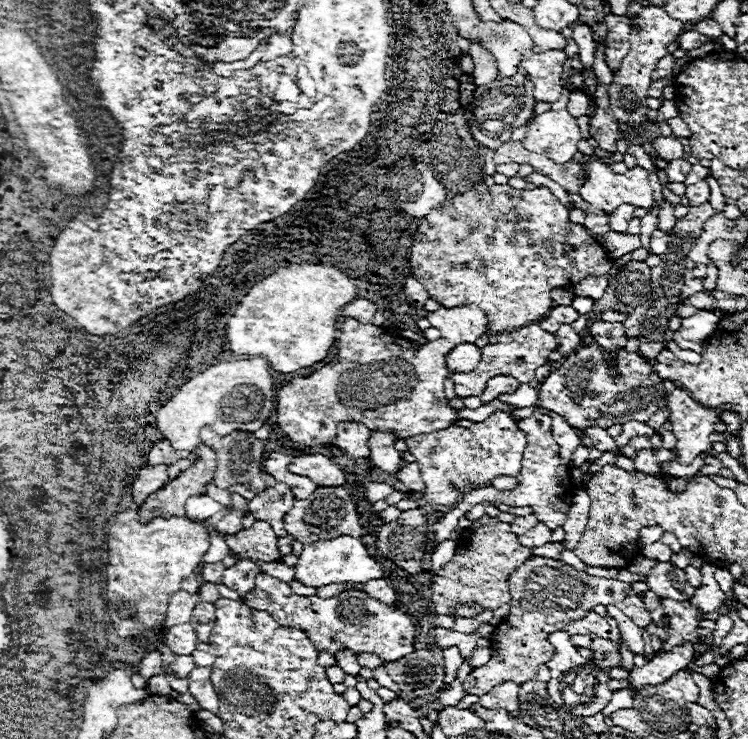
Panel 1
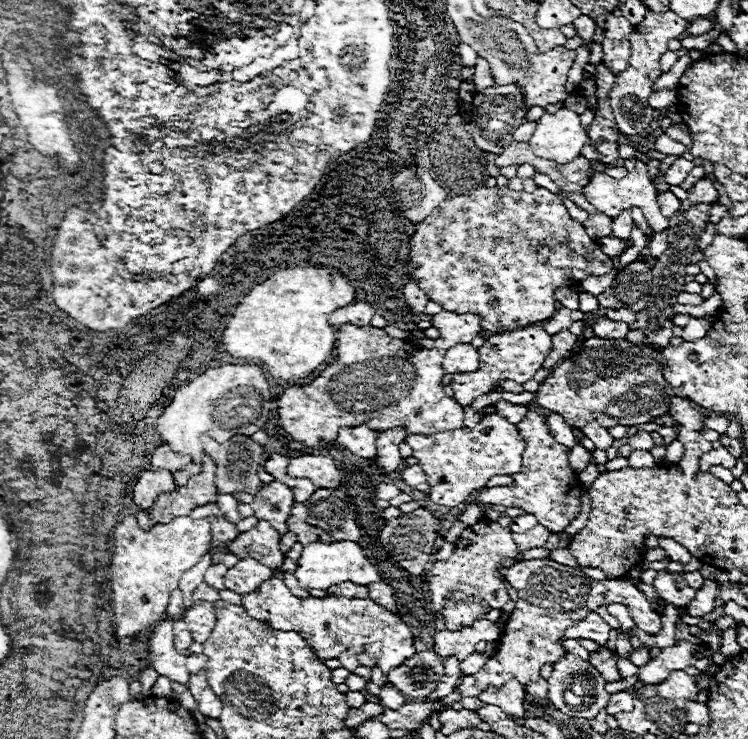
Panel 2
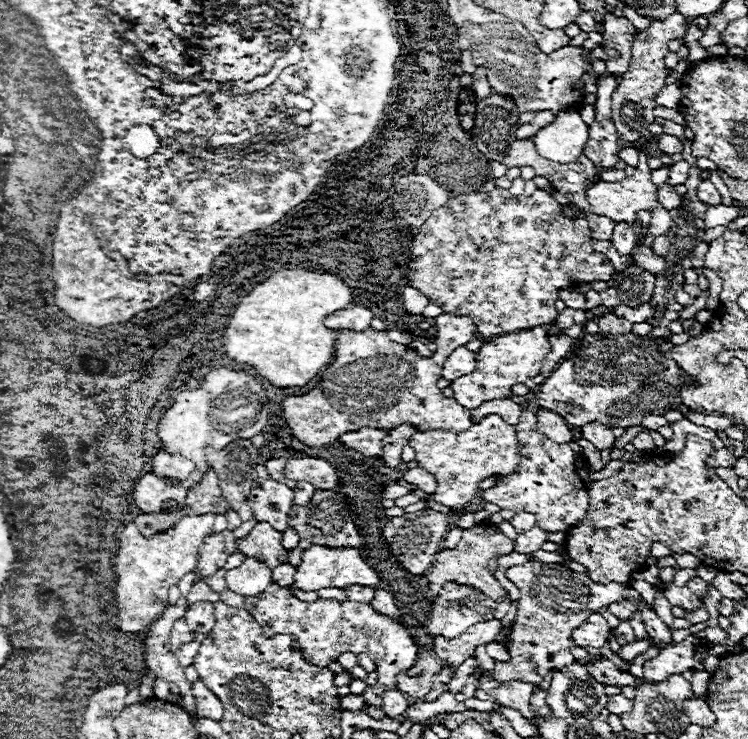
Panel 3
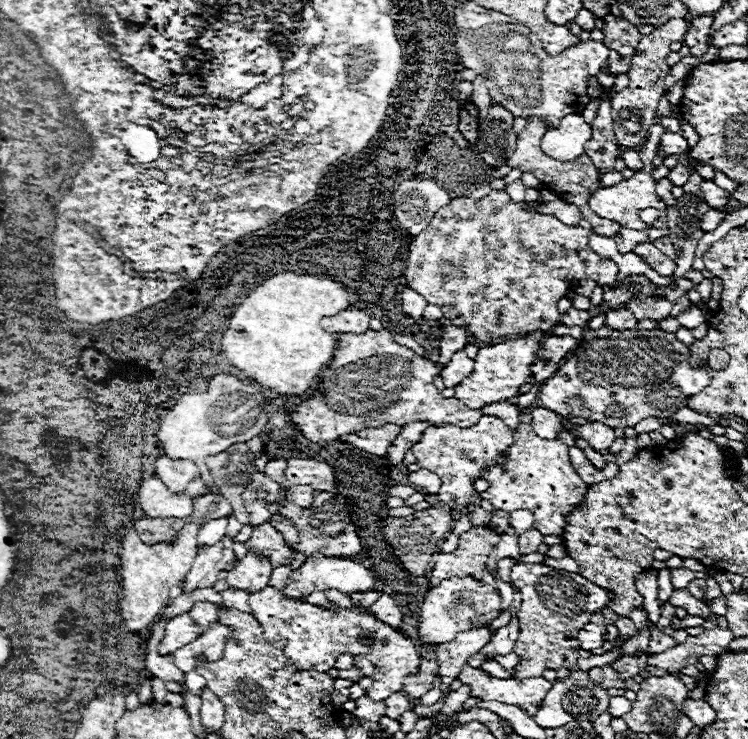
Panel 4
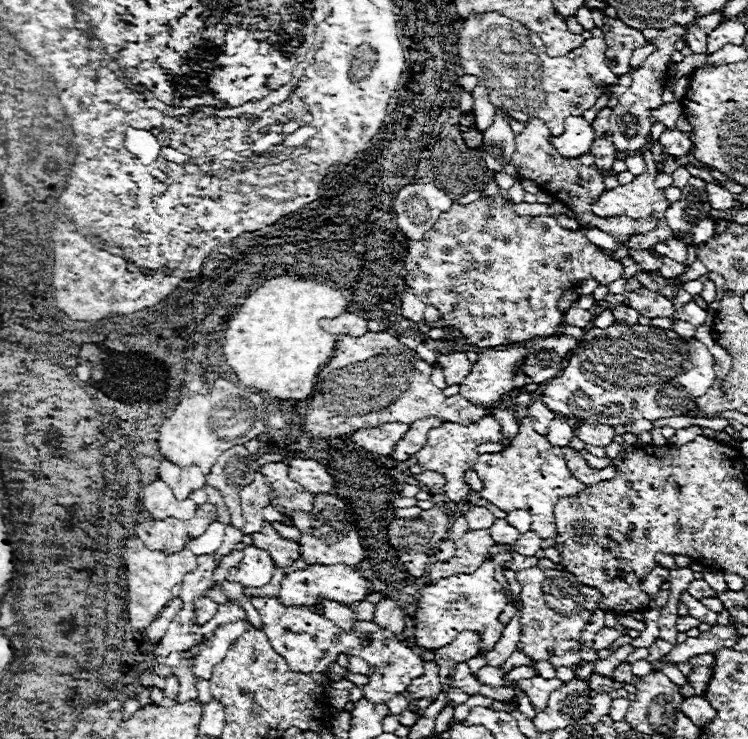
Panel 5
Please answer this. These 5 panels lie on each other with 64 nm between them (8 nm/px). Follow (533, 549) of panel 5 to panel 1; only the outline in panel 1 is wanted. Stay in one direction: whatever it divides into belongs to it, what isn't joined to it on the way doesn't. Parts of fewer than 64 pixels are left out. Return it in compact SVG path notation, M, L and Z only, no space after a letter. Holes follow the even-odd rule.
M538 522L532 530L528 530L528 532L522 534L522 536L518 536L518 542L520 542L522 546L528 546L528 548L544 546L544 544L550 542L550 534L552 534L552 530L550 530L546 524Z

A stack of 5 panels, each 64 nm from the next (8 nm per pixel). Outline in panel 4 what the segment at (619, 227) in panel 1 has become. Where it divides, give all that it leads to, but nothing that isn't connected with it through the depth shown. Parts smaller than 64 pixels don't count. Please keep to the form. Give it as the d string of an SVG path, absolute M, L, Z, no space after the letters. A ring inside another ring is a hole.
M622 228L620 230L620 234L616 234L614 236L614 240L616 240L616 244L618 244L618 252L620 254L626 254L626 252L632 252L634 250L634 246L638 244L638 242L646 242L646 230L642 230L642 232L638 232L638 230L632 230L632 228Z

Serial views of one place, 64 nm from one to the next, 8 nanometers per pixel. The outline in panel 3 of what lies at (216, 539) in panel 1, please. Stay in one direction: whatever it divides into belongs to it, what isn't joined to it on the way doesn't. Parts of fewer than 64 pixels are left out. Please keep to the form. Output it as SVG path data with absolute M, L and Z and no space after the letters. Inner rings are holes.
M194 572L186 574L178 582L178 588L182 592L182 600L178 602L176 610L166 610L166 614L150 626L148 638L146 638L146 664L148 664L148 670L152 674L156 674L156 678L164 678L168 682L174 682L180 688L182 708L196 718L196 698L192 696L192 688L184 676L184 670L178 664L178 658L166 648L172 624L176 622L176 618L182 618L186 612L186 594L192 586L194 586Z

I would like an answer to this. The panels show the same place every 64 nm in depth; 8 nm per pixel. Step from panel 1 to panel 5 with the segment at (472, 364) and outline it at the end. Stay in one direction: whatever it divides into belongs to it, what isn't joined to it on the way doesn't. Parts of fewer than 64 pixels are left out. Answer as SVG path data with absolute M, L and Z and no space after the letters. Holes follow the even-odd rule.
M452 352L448 356L440 356L440 364L448 386L460 384L472 370L472 364L464 352Z

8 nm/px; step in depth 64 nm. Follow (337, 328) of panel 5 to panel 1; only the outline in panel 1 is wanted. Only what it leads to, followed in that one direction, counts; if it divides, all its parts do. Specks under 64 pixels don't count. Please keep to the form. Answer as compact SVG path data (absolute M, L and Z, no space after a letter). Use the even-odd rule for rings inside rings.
M356 298L340 310L340 314L336 316L336 322L342 322L346 318L356 318L358 322L370 322L374 314L376 314L376 304L372 304L366 298Z

